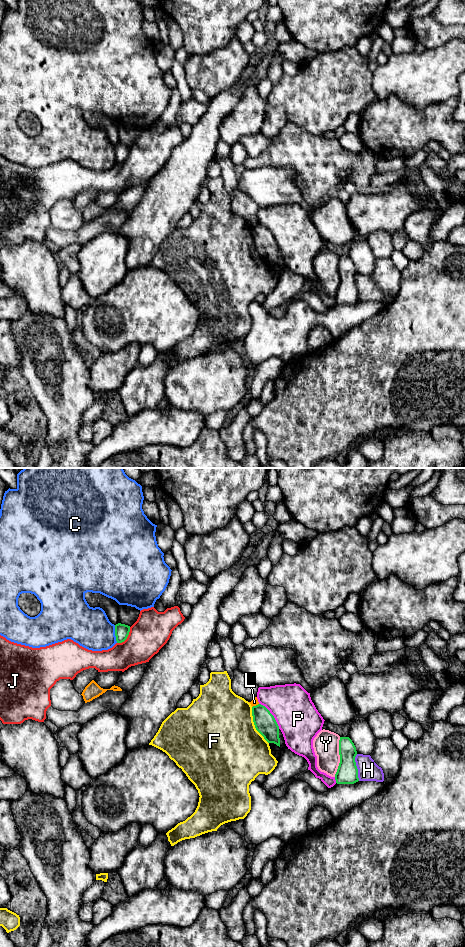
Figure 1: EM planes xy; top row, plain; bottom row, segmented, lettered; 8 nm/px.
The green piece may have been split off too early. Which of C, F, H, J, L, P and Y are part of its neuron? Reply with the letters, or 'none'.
none

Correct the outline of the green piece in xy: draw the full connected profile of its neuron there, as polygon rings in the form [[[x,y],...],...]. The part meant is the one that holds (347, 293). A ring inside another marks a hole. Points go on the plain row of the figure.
[[[340,257],[340,283],[335,294],[337,304],[354,304],[359,301],[358,289],[355,282],[356,267],[349,257]]]

